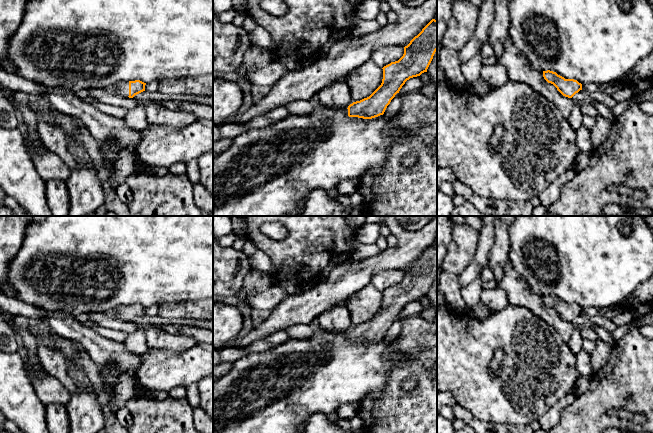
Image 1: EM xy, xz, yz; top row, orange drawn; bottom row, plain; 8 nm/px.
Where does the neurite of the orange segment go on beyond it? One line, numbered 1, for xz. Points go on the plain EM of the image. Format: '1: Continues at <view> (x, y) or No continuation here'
1: No continuation here

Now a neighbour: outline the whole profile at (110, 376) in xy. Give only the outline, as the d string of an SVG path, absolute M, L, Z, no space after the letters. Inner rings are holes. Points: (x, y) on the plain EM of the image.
M114 365L103 370L103 373L101 375L101 379L103 382L103 386L105 387L105 391L108 394L108 406L111 405L115 385L118 382L118 379L121 375L122 374L119 371L119 369L116 368Z

